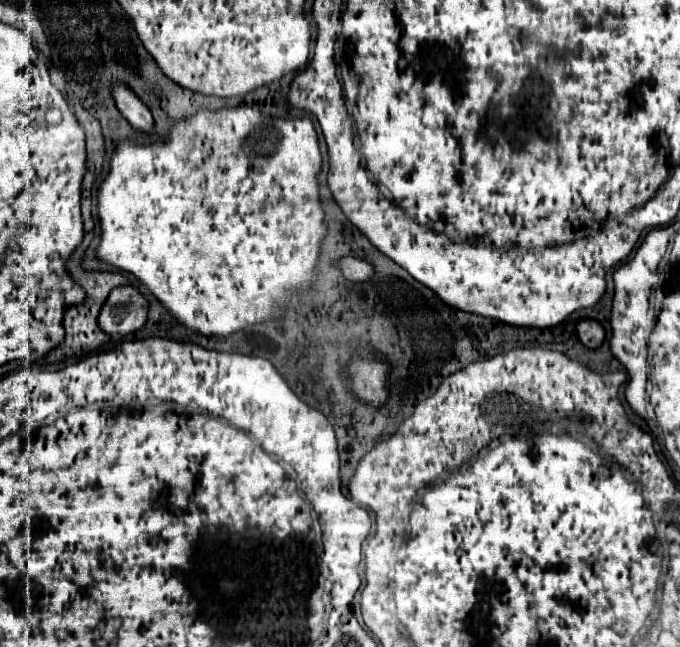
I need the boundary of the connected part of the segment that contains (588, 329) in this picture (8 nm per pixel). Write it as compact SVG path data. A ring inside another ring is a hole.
M581 319L581 321L577 321L575 331L577 331L579 341L585 347L589 347L589 349L597 349L603 343L603 337L605 337L603 327L597 321L593 321L593 319Z

